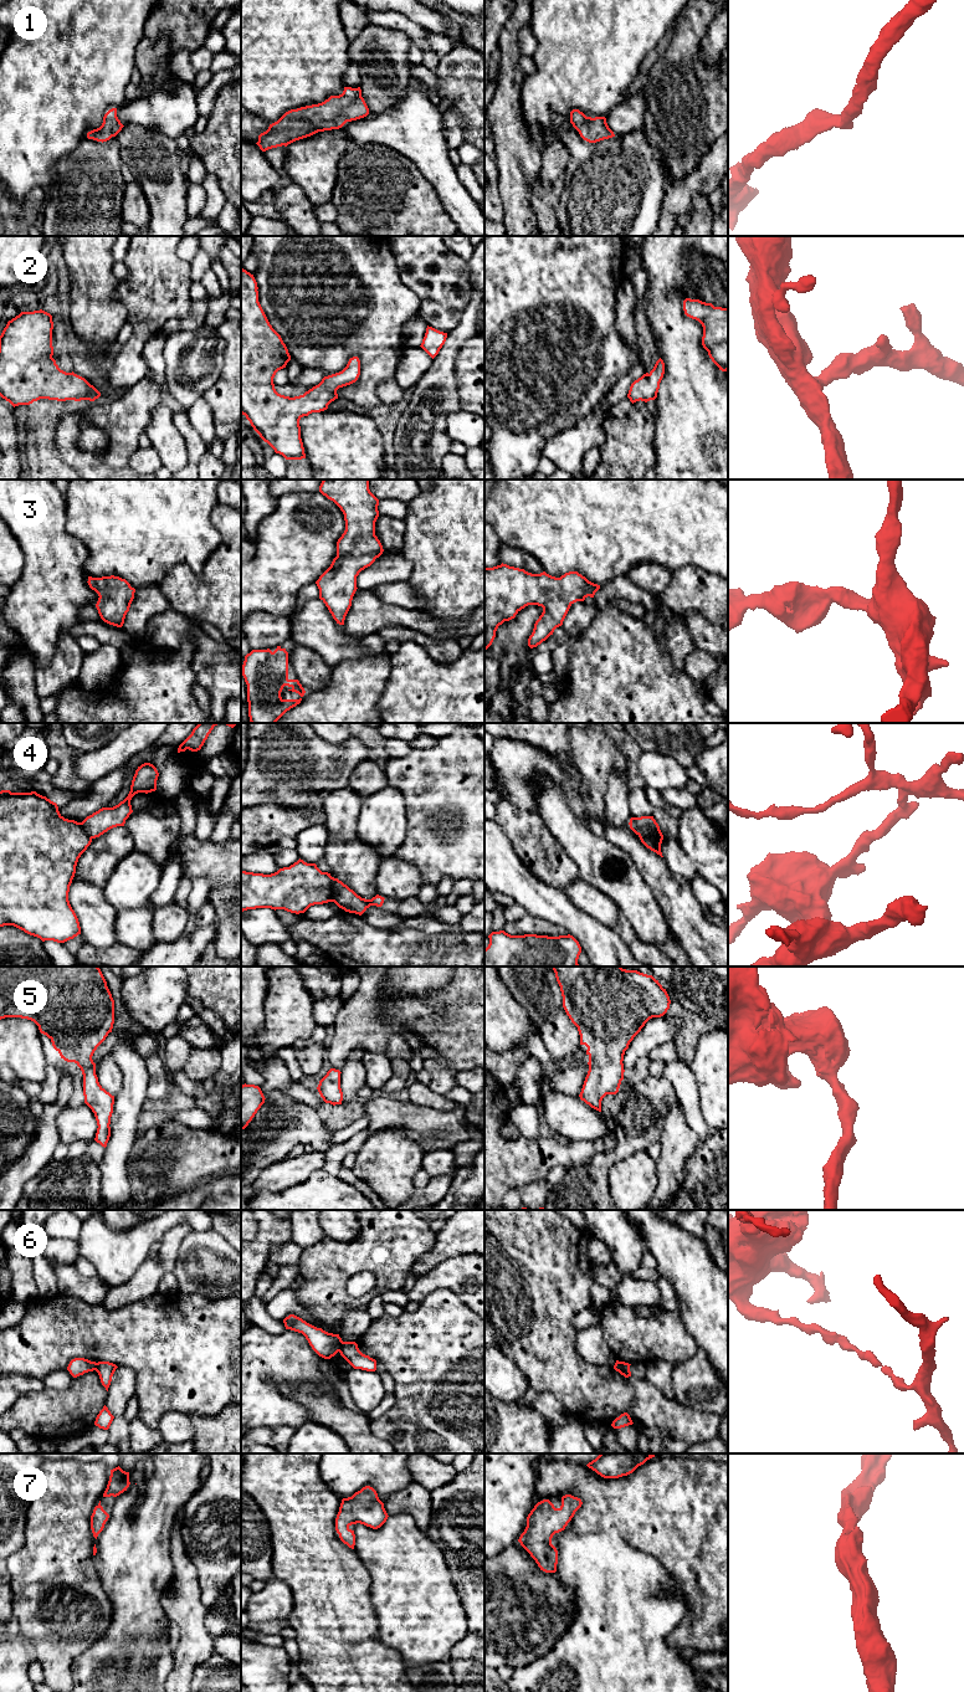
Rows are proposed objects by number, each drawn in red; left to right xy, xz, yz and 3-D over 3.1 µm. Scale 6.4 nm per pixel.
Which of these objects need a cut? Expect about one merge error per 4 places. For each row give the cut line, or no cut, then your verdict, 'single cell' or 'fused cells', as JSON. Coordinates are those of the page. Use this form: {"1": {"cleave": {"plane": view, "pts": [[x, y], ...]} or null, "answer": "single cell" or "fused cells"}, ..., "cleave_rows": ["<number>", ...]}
{"1": {"cleave": null, "answer": "single cell"}, "2": {"cleave": null, "answer": "single cell"}, "3": {"cleave": null, "answer": "single cell"}, "4": {"cleave": {"plane": "xz", "pts": [[333, 877], [332, 901]]}, "answer": "fused cells"}, "5": {"cleave": null, "answer": "single cell"}, "6": {"cleave": {"plane": "xz", "pts": [[343, 1342], [338, 1350]]}, "answer": "fused cells"}, "7": {"cleave": null, "answer": "single cell"}, "cleave_rows": ["4", "6"]}

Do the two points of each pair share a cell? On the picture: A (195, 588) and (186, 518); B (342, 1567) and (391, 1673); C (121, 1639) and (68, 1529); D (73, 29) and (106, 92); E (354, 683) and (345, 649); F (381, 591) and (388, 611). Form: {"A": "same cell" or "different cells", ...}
{"A": "different cells", "B": "same cell", "C": "different cells", "D": "same cell", "E": "different cells", "F": "different cells"}

